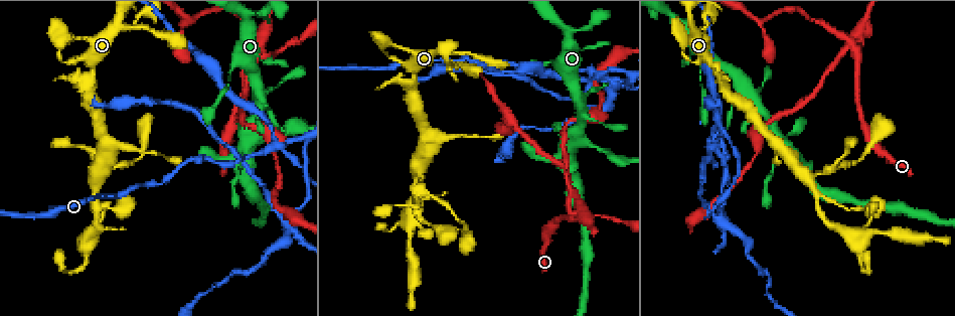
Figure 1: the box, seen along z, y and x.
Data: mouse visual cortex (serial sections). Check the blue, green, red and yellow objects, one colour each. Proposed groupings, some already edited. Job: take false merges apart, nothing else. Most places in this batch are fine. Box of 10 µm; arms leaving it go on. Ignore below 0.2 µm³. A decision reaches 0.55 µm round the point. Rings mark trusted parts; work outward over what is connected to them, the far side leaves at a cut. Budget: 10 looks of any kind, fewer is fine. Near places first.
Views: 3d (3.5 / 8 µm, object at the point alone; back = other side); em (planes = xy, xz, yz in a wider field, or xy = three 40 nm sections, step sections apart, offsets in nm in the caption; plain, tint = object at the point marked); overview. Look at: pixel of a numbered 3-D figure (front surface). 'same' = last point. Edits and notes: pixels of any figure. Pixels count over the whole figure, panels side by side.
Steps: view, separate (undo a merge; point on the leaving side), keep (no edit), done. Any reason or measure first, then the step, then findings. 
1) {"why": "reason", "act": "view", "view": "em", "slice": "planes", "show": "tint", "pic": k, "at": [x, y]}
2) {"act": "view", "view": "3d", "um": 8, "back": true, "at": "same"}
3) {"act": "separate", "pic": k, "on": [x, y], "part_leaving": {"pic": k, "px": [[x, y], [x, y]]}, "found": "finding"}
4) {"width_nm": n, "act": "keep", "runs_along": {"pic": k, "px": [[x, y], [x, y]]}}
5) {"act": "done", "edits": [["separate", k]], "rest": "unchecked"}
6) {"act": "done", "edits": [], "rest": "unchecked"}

{"why": "small branch off a trunk", "act": "view", "view": "3d", "um": 3.5, "pic": 1, "at": [574, 213]}

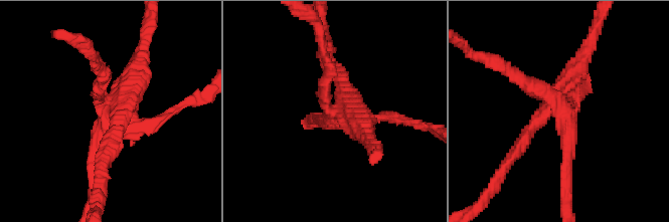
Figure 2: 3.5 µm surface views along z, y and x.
{"act": "view", "view": "em", "slice": "xy", "step": 2, "show": "tint", "pic": 2, "at": [109, 100]}

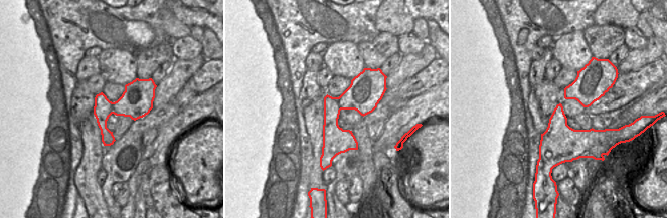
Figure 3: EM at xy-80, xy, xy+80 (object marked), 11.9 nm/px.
{"act": "separate", "pic": 2, "on": [141, 79], "border": {"pic": 3, "px": [[337, 97], [340, 110]]}, "found": "two cells meet here"}

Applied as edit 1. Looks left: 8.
{"why": "abrupt turn", "act": "view", "view": "3d", "um": 3.5, "pic": 1, "at": [189, 20]}

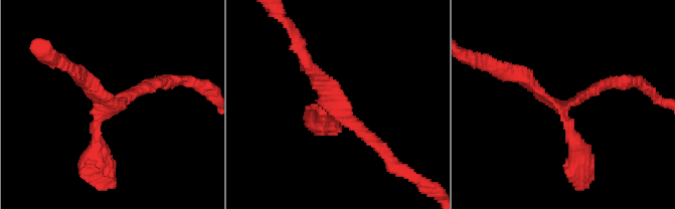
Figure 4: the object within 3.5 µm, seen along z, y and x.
{"act": "view", "view": "em", "slice": "xy", "step": 2, "show": "tint", "pic": 4, "at": [115, 104]}

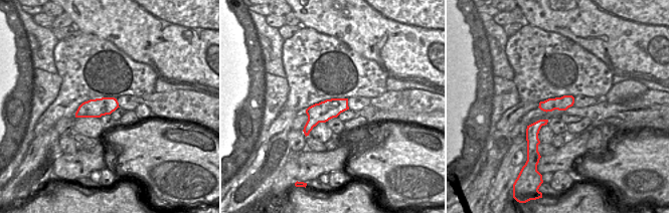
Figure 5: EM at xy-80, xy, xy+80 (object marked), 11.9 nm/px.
{"width_nm": 240, "act": "keep", "runs_along": {"pic": 4, "px": [[153, 82], [95, 123], [95, 160]]}, "found": "one cell here"}

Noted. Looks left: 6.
{"why": "three arms meet", "act": "view", "view": "3d", "um": 3.5, "back": true, "pic": 1, "at": [248, 140]}

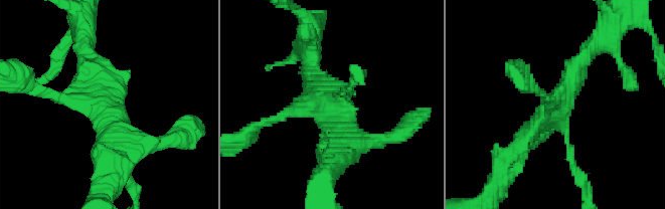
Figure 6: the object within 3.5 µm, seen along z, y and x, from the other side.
{"why": "now the EM", "act": "view", "view": "em", "slice": "xy", "step": 1, "show": "tint", "pic": 6, "at": [561, 98]}

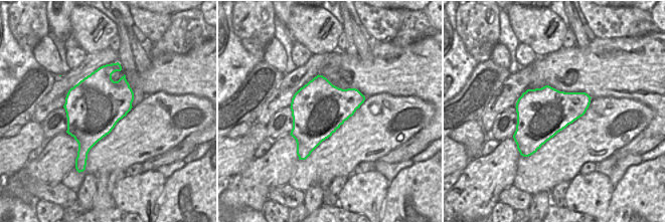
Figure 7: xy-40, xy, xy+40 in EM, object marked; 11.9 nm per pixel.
{"act": "keep", "runs_along": {"pic": 6, "px": [[596, 44], [557, 107], [518, 150]]}, "found": "one cell here"}

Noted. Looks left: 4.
{"why": "four-way junction", "act": "view", "view": "3d", "um": 3.5, "pic": 1, "at": [271, 146]}

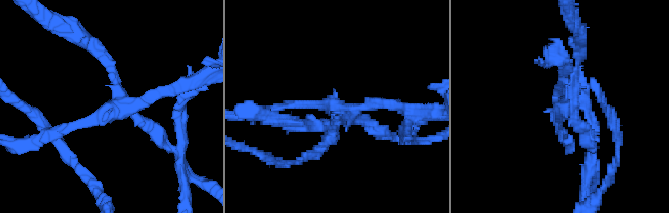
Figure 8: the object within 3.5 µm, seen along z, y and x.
{"arms": 4, "arm_widths_nm": [100, 150, 150, 200], "why": "need the tissue", "act": "view", "view": "em", "slice": "xy", "step": 3, "show": "tint", "pic": 8, "at": [561, 108]}

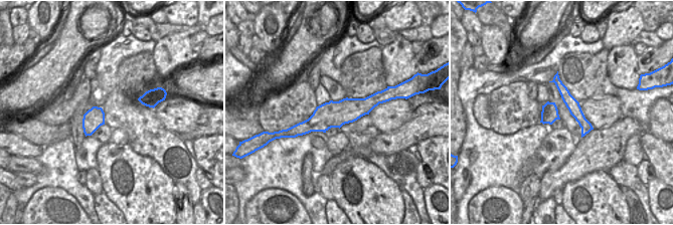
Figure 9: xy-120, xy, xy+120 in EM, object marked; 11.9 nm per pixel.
{"act": "separate", "pic": 8, "on": [589, 154], "found": "a second cell is stuck on"}

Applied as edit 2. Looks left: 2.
{"act": "done", "edits": [["separate", 2], ["separate", 8]], "rest": "unchecked"}

